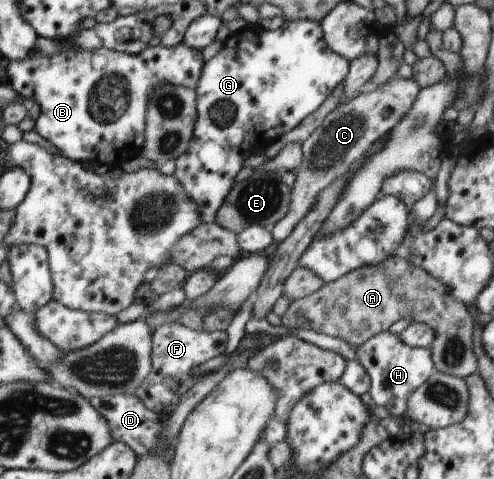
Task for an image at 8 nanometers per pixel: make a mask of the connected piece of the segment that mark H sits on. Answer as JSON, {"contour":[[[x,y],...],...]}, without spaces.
{"contour":[[[390,330],[382,331],[370,337],[364,344],[357,347],[357,356],[360,364],[364,366],[370,377],[369,395],[376,406],[386,408],[391,416],[406,414],[407,400],[414,390],[418,390],[436,370],[431,349],[410,348],[400,340],[400,336]]]}

